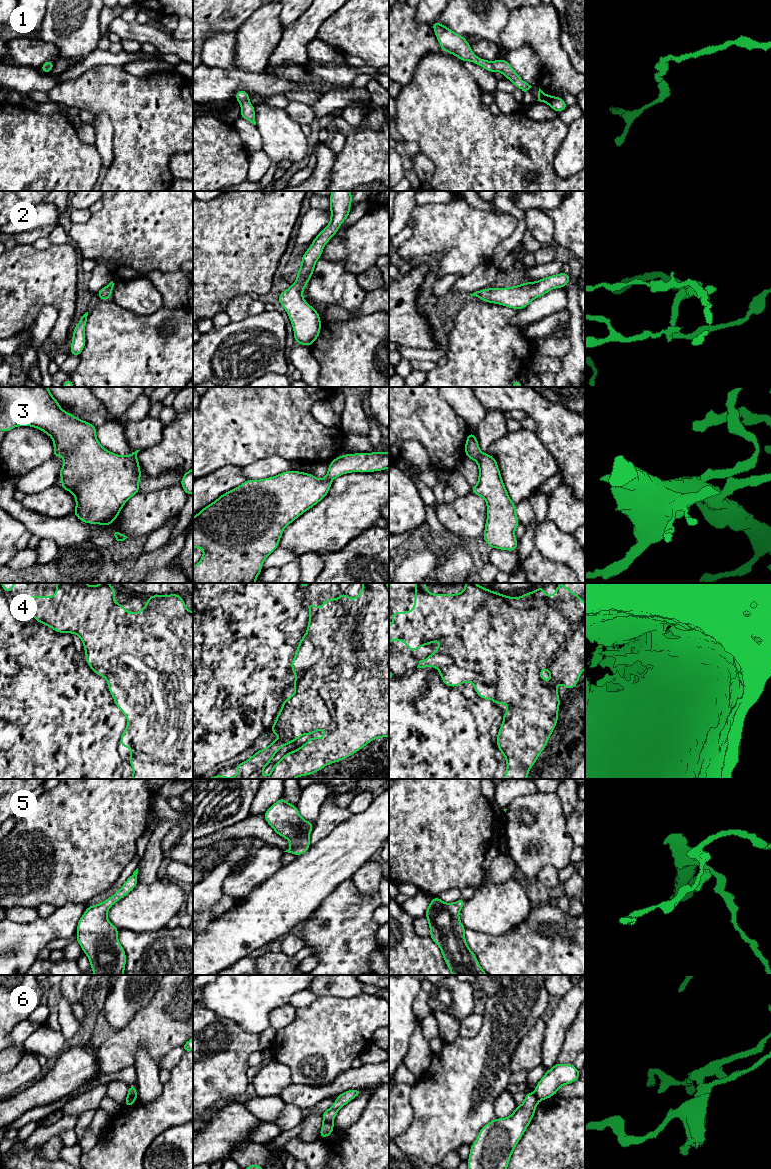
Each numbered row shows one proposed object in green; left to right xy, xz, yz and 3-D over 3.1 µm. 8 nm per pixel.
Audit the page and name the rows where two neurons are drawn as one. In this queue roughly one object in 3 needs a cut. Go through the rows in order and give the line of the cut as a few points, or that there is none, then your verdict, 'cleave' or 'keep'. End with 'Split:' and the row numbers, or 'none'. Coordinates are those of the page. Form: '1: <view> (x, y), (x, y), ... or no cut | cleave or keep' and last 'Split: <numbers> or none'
1: no cut | keep
2: no cut | keep
3: yz (482, 454), (477, 462) | cleave
4: no cut | keep
5: no cut | keep
6: xy (127, 1095), (136, 1097) | cleave
Split: 3, 6

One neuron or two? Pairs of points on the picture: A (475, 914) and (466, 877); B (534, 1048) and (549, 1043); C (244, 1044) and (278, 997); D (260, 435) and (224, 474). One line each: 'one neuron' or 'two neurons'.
A: two neurons
B: two neurons
C: two neurons
D: two neurons

